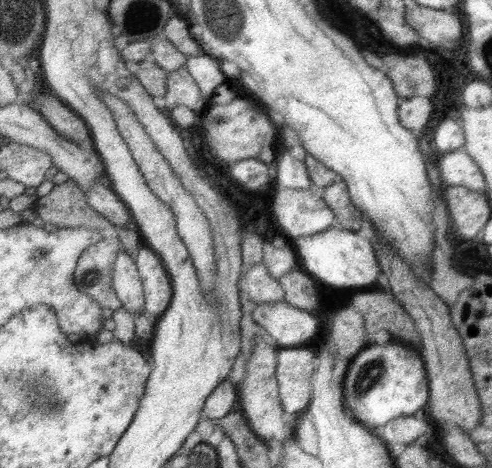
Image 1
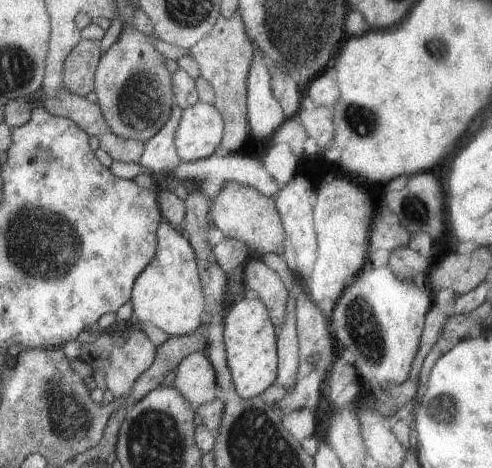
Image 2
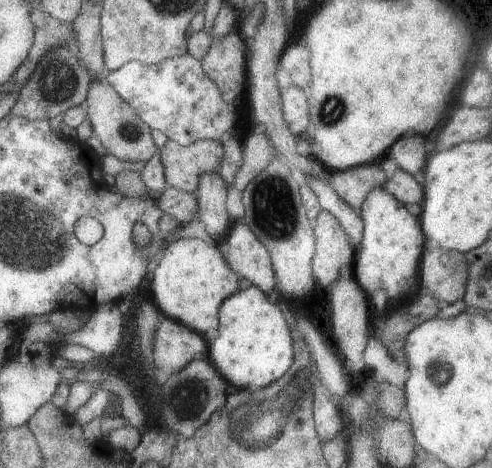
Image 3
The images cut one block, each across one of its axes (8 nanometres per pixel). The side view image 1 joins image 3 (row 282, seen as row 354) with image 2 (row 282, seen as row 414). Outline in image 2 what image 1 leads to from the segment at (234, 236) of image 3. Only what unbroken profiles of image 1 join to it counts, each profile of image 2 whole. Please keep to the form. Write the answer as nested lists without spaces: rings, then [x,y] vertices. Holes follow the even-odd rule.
[[[249,258],[245,262],[245,274],[243,274],[243,288],[245,290],[253,290],[259,300],[265,304],[269,318],[275,326],[275,330],[279,330],[285,324],[287,318],[287,300],[289,300],[289,292],[285,290],[283,282],[279,280],[279,276],[269,270],[261,258]]]

